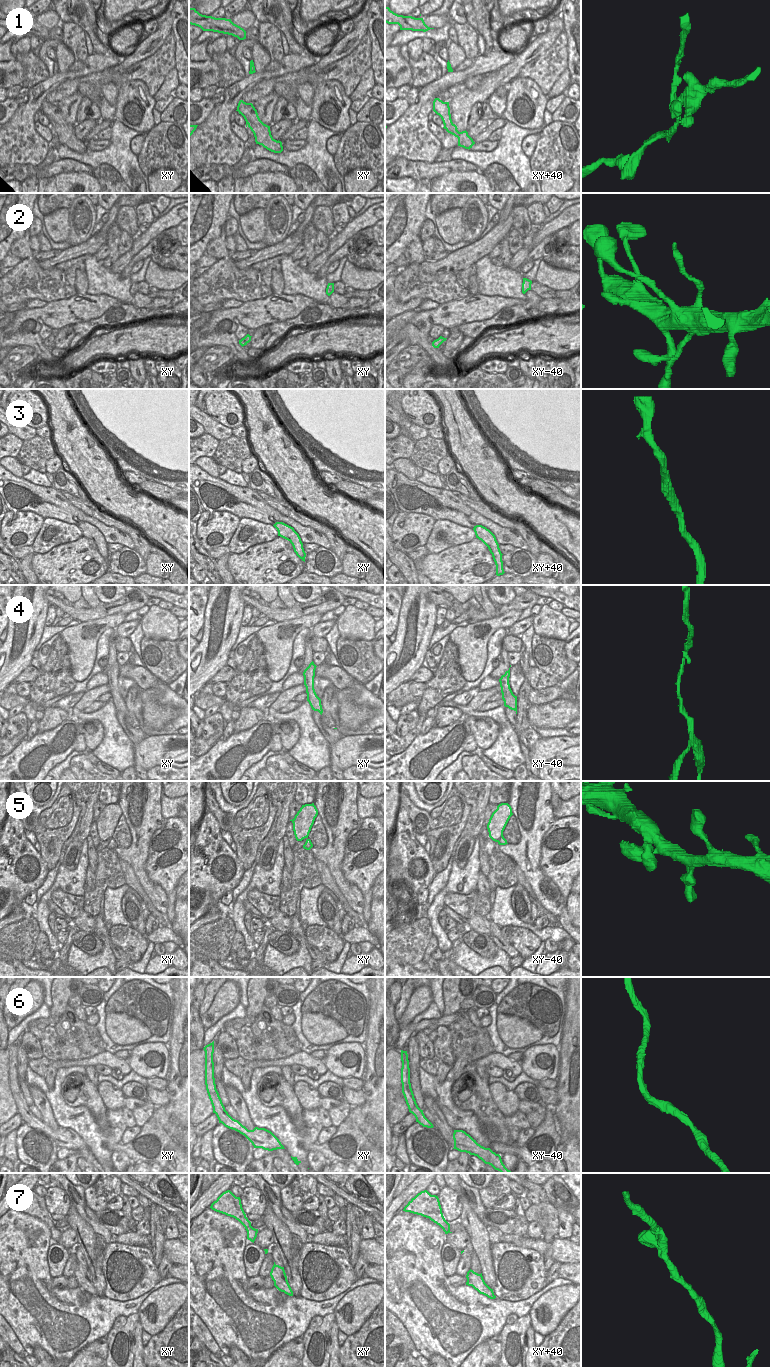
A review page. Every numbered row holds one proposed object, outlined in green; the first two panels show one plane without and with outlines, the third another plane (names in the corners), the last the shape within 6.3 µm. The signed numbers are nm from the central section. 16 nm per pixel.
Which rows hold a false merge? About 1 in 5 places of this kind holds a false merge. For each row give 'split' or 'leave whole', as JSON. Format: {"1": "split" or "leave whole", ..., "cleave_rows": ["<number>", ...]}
{"1": "split", "2": "split", "3": "leave whole", "4": "leave whole", "5": "leave whole", "6": "leave whole", "7": "leave whole", "cleave_rows": ["1", "2"]}

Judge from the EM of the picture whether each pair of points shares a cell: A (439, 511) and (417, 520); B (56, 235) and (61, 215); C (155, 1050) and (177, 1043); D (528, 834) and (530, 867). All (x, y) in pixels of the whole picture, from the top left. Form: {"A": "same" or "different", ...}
{"A": "different", "B": "same", "C": "different", "D": "same"}

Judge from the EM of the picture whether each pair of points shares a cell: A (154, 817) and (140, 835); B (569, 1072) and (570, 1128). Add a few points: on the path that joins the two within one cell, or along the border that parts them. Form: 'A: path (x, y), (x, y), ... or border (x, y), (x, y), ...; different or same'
A: path (150, 821), (141, 831); same
B: path (568, 1086), (570, 1114); same

